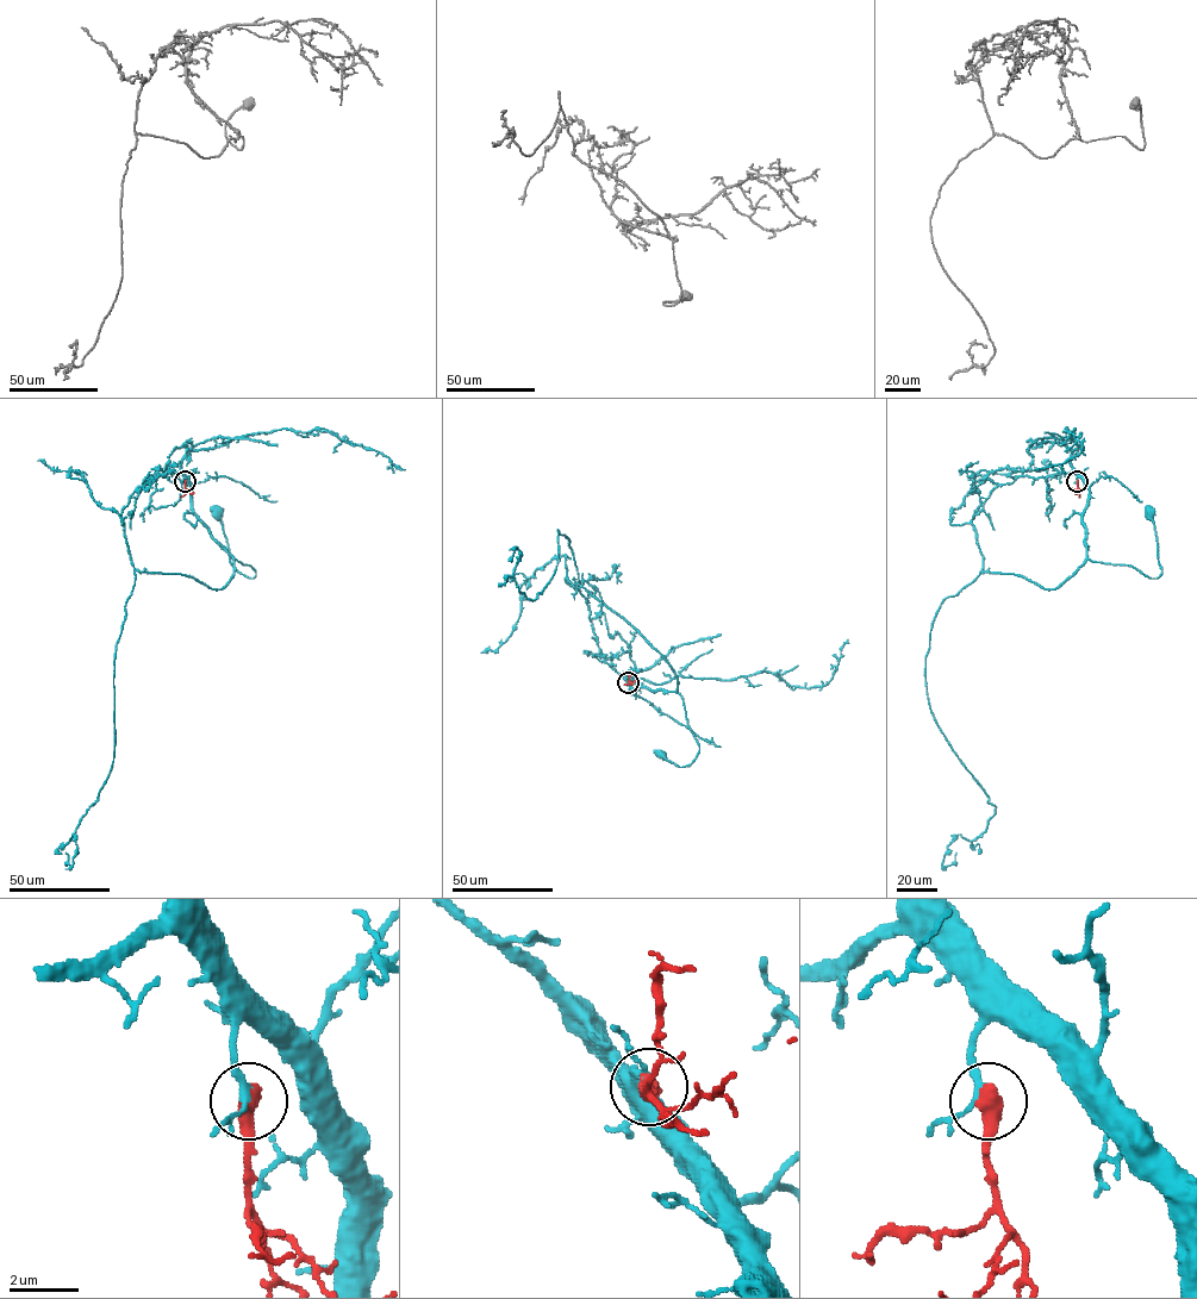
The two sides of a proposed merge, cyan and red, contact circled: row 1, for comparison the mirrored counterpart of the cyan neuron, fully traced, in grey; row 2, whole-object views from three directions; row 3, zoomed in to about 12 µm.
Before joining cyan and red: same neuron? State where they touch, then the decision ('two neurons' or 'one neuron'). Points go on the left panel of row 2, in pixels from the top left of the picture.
(185, 481) | one neuron

